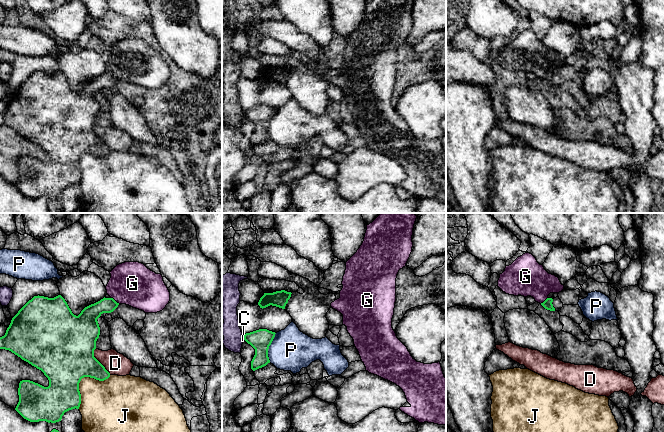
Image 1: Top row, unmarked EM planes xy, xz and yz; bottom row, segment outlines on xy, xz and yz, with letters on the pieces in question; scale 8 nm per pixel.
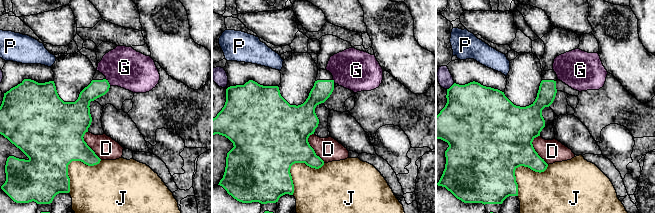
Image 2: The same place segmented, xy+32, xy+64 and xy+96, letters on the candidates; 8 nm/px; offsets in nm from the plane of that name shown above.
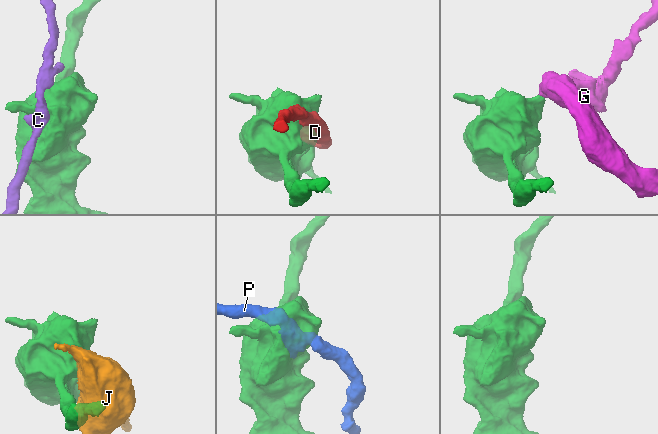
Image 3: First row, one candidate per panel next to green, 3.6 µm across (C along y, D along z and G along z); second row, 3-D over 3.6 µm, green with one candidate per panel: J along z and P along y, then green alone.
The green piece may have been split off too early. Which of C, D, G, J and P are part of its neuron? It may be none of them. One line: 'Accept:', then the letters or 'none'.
Accept: none

